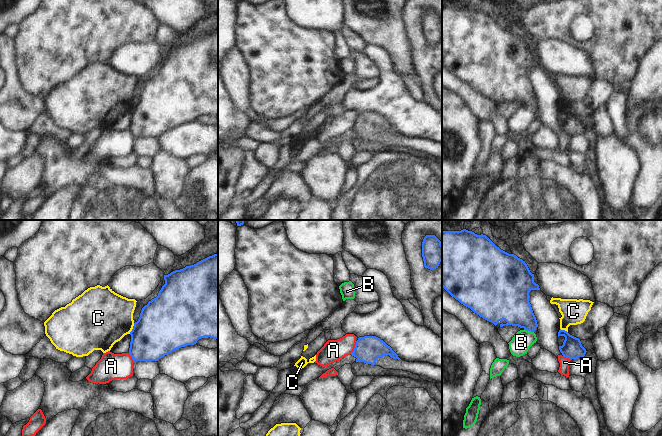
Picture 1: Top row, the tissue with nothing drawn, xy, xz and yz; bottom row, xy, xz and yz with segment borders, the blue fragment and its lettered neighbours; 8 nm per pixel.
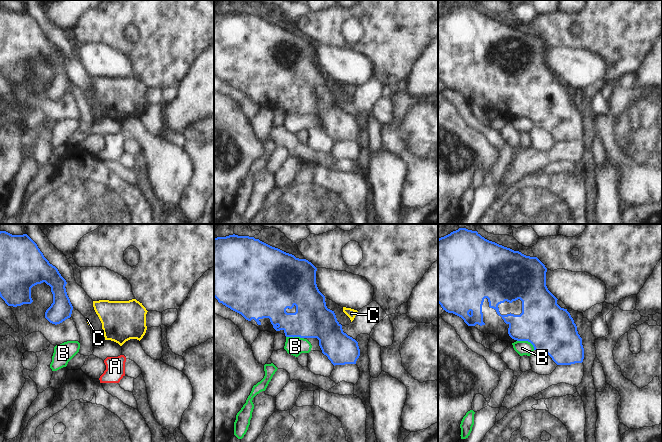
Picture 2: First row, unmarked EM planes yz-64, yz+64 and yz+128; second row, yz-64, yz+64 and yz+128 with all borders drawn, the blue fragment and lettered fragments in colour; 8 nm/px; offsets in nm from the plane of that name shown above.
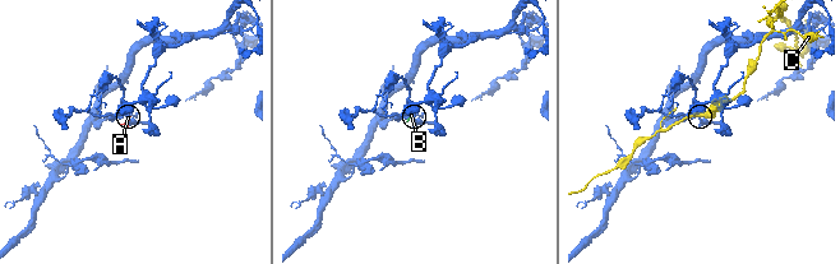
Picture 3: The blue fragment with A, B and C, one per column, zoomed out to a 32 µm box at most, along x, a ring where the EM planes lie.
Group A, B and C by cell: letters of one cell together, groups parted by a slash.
A B / C

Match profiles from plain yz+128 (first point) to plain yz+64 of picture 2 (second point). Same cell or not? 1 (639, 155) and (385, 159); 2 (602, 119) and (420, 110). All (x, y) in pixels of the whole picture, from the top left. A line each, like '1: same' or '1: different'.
1: different
2: same

